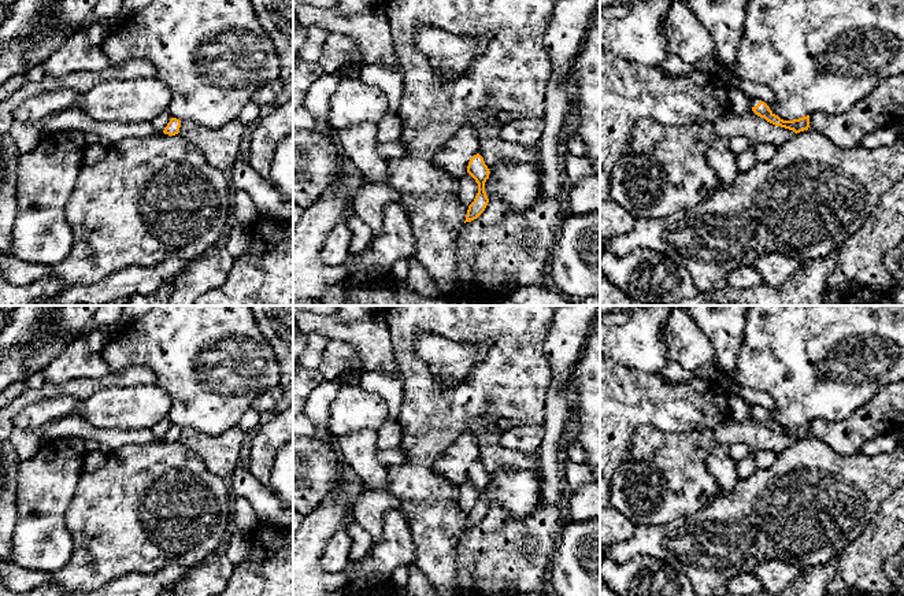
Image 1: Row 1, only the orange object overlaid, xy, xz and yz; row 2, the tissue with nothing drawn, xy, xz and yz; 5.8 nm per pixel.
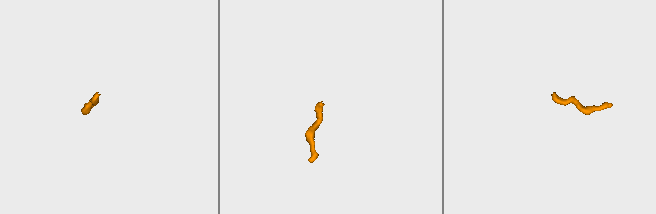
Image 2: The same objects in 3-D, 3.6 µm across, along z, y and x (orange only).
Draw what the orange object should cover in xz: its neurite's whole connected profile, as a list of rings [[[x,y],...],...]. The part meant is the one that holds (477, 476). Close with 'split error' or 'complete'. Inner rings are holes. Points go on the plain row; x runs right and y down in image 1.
[[[477,460],[474,462],[467,473],[467,480],[475,486],[478,491],[478,500],[474,506],[474,508],[468,512],[466,529],[471,529],[477,526],[486,515],[489,506],[485,499],[485,489],[489,485],[489,475],[484,469],[484,464]]]; complete

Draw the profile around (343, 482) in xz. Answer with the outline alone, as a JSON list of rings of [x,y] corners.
[[[340,455],[340,458],[338,458],[340,469],[338,469],[338,473],[336,477],[334,489],[338,489],[338,491],[353,489],[356,486],[356,481],[355,481],[355,478],[349,478],[344,474],[344,471],[341,470],[341,462],[342,462],[342,458]]]

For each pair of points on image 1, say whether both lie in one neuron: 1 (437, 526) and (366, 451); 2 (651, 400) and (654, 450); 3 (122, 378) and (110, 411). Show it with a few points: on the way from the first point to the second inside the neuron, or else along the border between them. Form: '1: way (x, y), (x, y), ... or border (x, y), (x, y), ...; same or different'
1: border (389, 466), (389, 478), (384, 488); different
2: border (684, 432), (640, 428), (629, 450); different
3: border (149, 382), (106, 387), (97, 389), (88, 399); different

